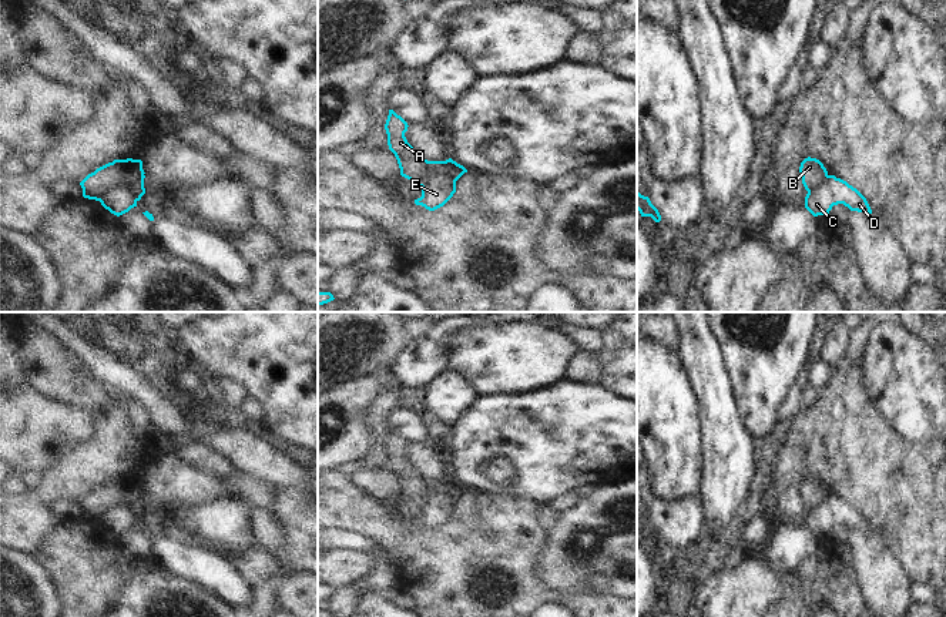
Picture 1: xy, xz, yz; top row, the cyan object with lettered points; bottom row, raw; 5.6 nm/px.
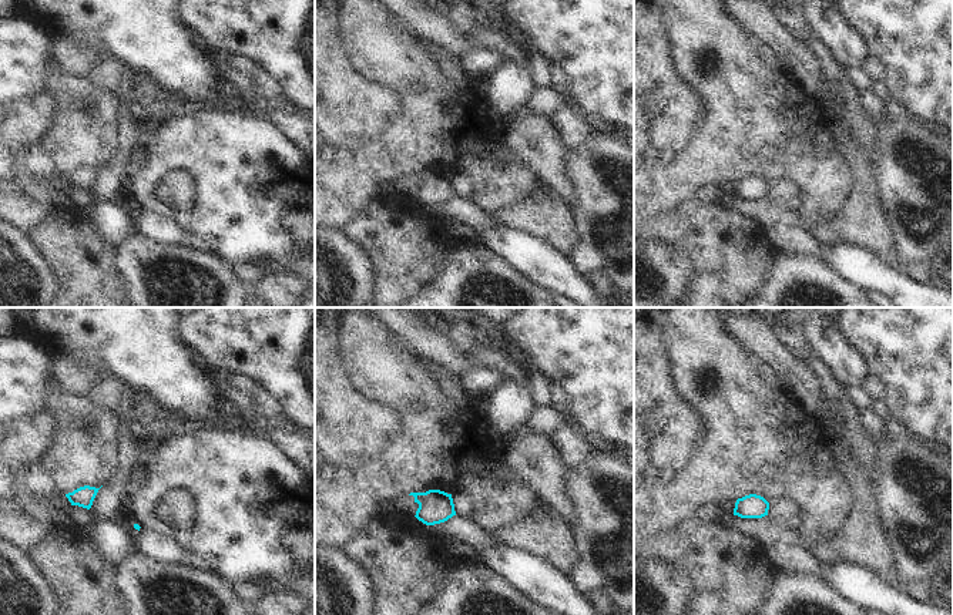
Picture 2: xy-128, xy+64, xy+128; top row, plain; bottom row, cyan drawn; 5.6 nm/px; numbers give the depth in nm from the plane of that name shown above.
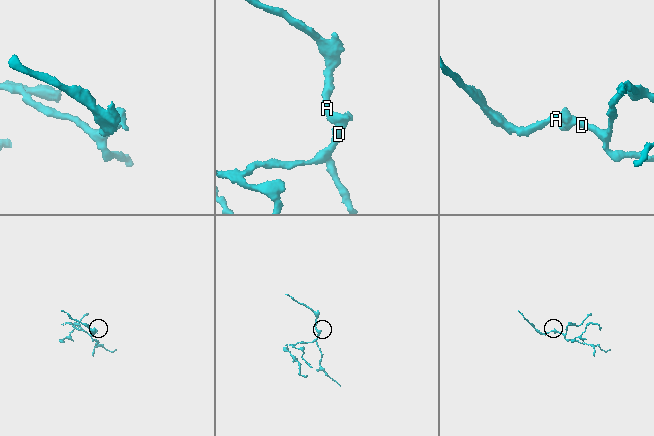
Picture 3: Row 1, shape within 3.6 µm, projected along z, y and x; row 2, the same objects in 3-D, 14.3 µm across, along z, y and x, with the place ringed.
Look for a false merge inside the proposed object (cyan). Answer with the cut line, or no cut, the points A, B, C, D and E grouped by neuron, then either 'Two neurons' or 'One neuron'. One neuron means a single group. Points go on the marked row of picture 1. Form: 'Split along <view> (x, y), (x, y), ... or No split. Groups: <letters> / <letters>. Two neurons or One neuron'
Split along xy (99, 200), (108, 190), (124, 185), (136, 203). Groups: A B / C D E. Two neurons

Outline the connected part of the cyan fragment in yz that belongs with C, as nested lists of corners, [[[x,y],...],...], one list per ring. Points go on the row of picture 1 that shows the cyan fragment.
[[[828,175],[815,191],[805,197],[805,208],[814,215],[828,215],[833,205],[843,204],[851,211],[872,214],[866,198],[846,181]]]

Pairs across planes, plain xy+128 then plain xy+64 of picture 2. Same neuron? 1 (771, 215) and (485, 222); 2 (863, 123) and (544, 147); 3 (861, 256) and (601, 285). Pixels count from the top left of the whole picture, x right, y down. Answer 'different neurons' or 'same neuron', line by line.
1: same neuron
2: same neuron
3: different neurons

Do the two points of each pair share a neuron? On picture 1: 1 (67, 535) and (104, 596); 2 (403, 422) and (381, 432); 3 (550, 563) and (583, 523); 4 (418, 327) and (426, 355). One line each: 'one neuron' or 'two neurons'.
1: one neuron
2: two neurons
3: one neuron
4: two neurons

